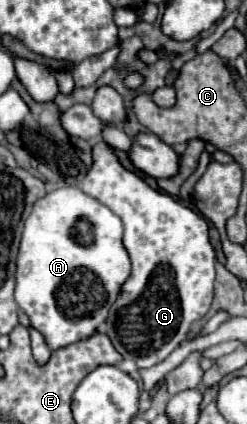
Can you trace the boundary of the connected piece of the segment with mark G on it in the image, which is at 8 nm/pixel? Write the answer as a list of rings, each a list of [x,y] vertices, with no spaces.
[[[103,140],[93,146],[93,166],[81,190],[123,220],[123,246],[131,258],[131,276],[111,306],[105,334],[125,360],[133,360],[137,368],[151,368],[185,342],[191,324],[211,308],[217,258],[209,242],[207,220],[129,172]]]

